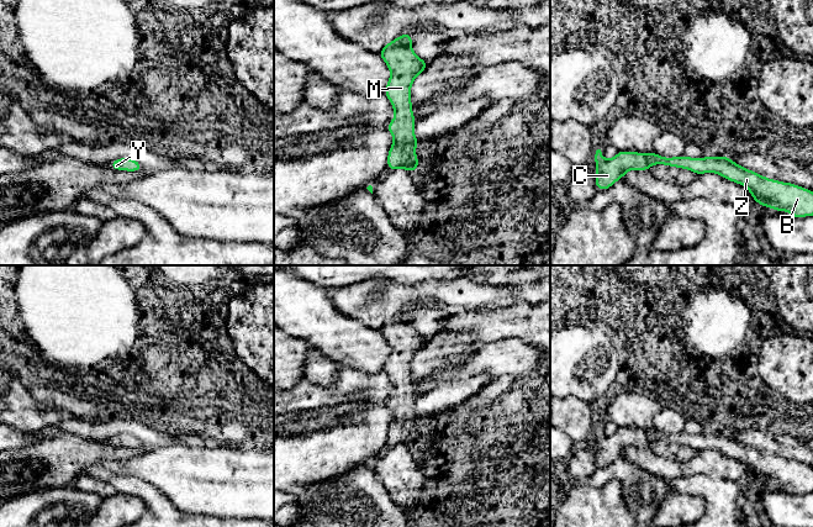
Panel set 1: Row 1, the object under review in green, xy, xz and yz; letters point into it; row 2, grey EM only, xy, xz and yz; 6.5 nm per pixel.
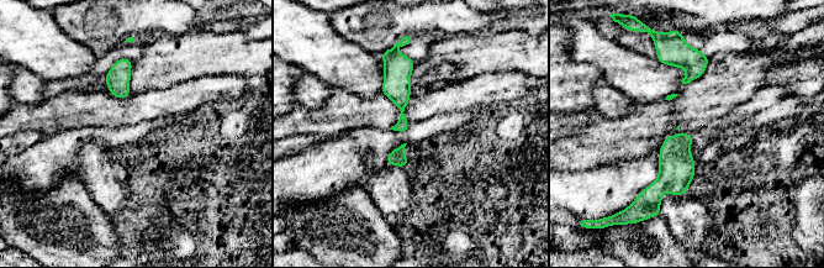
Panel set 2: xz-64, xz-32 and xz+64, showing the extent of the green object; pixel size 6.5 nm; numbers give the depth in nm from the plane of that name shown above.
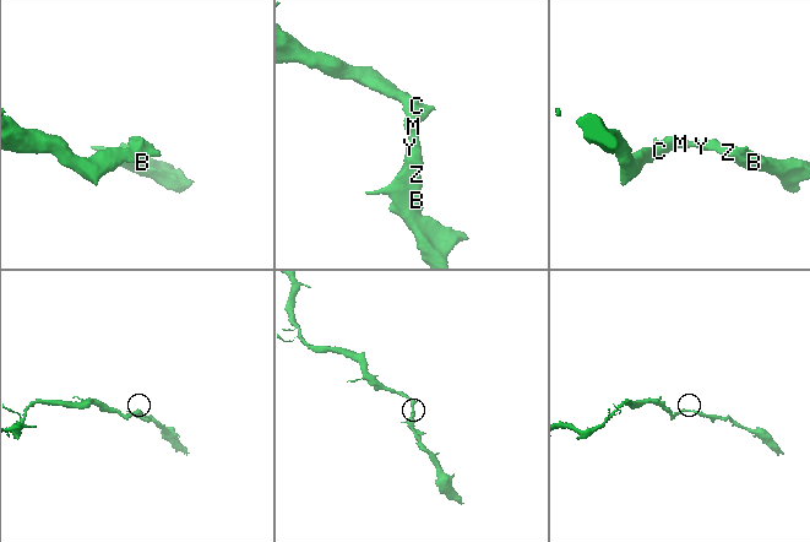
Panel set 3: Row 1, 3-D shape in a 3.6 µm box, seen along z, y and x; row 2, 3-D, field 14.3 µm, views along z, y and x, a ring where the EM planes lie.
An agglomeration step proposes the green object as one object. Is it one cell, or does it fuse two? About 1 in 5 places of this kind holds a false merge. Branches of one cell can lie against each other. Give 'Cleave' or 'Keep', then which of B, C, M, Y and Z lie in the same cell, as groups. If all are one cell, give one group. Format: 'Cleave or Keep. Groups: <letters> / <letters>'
Keep. Groups: B C M Y Z

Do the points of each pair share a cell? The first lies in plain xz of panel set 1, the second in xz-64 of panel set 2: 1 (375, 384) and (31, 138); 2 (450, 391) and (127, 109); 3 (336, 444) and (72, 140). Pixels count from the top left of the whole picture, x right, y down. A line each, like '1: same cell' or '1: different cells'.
1: different cells
2: different cells
3: same cell

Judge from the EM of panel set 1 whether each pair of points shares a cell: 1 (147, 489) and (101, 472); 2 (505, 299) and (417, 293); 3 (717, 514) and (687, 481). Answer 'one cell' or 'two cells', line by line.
1: one cell
2: one cell
3: one cell

